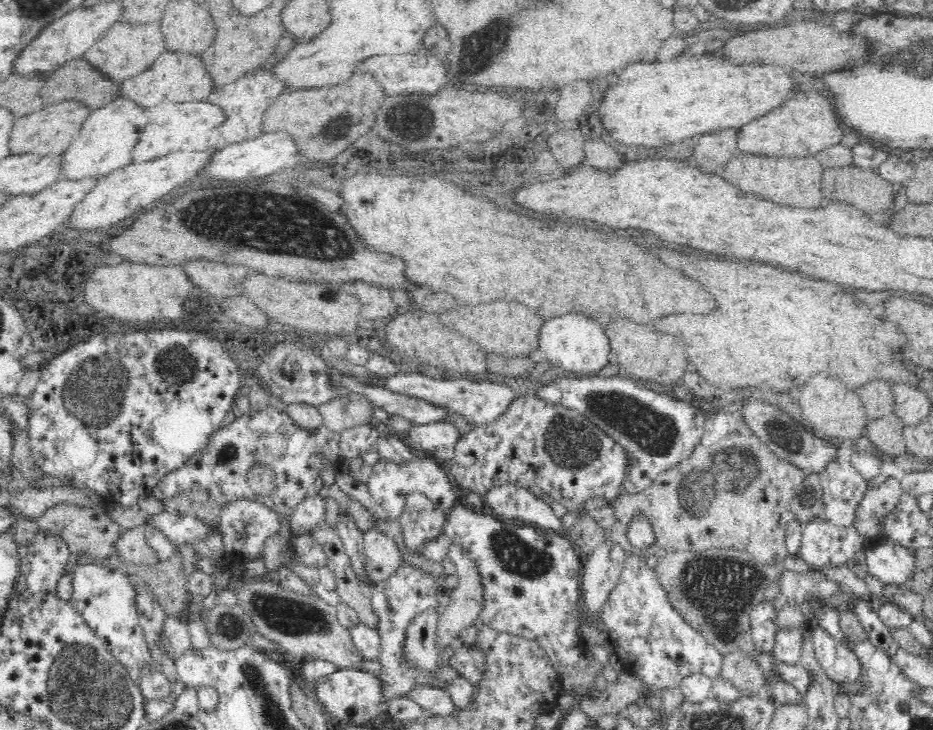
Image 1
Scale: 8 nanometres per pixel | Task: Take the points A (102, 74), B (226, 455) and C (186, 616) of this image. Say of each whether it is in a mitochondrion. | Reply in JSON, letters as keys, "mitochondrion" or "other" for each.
{"A":"other","B":"other","C":"other"}

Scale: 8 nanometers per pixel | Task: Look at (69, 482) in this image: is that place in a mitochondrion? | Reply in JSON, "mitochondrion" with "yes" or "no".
{"mitochondrion":"no"}

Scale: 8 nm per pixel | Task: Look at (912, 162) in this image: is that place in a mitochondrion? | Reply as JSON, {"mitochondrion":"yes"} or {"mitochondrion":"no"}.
{"mitochondrion":"no"}

